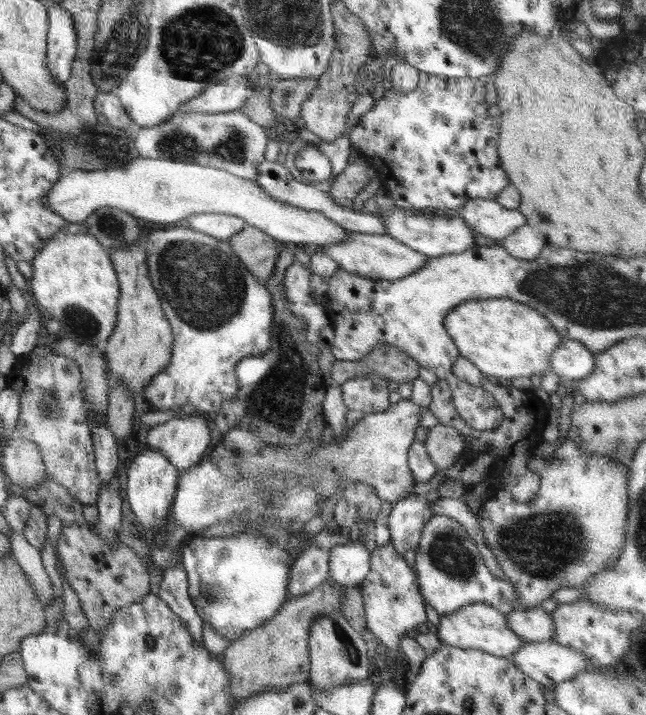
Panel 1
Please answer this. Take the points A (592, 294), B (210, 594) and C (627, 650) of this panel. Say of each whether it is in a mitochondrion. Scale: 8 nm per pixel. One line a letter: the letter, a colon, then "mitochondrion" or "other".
A: mitochondrion
B: mitochondrion
C: other

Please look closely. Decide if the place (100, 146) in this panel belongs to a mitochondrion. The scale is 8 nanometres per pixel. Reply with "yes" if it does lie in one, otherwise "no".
yes

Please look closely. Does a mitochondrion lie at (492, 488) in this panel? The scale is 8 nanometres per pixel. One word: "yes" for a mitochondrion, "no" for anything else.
no

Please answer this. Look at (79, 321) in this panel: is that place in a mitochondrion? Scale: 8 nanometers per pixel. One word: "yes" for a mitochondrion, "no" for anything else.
yes

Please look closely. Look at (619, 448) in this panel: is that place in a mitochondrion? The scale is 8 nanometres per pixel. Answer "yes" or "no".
yes

